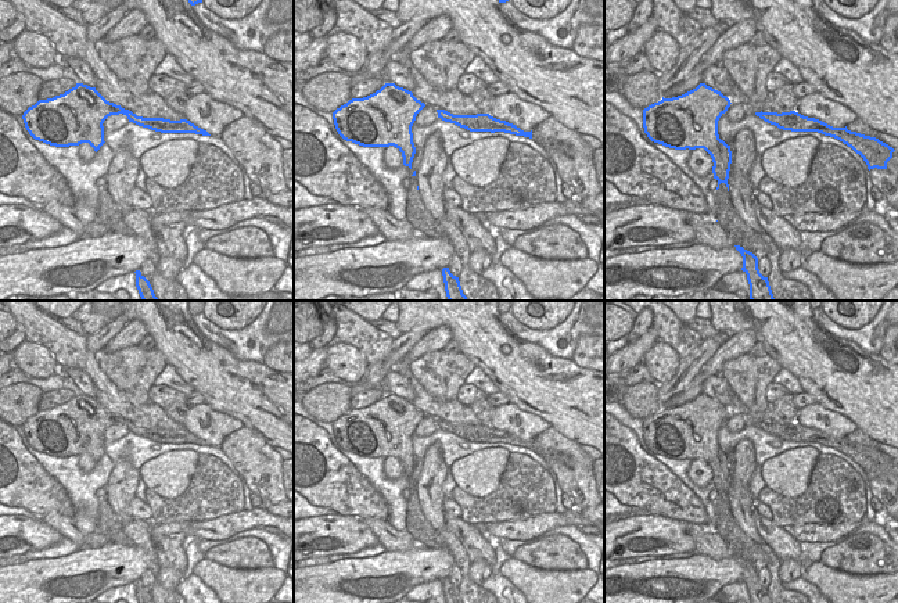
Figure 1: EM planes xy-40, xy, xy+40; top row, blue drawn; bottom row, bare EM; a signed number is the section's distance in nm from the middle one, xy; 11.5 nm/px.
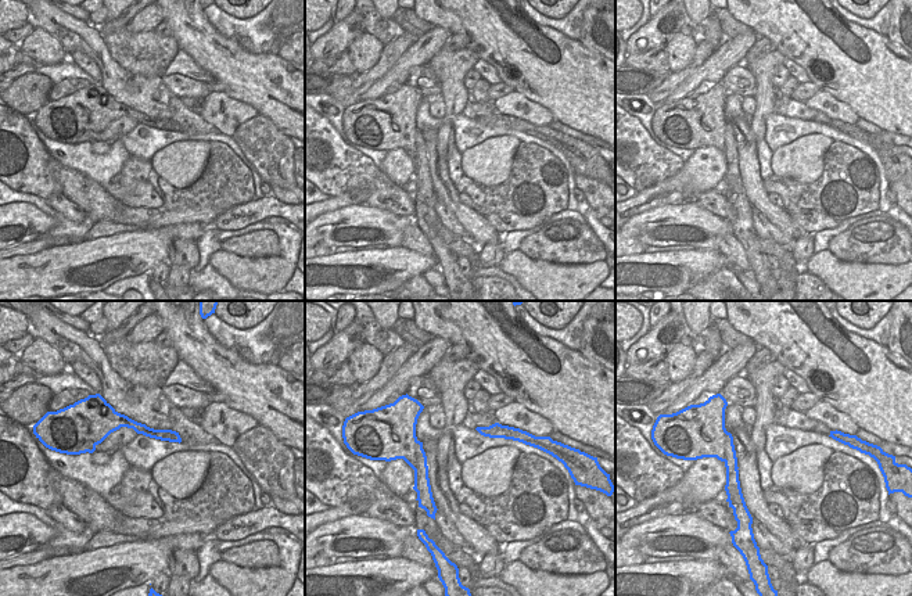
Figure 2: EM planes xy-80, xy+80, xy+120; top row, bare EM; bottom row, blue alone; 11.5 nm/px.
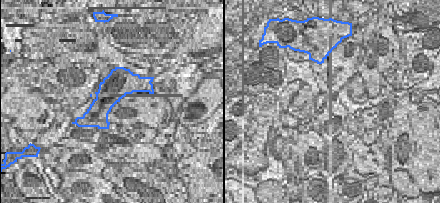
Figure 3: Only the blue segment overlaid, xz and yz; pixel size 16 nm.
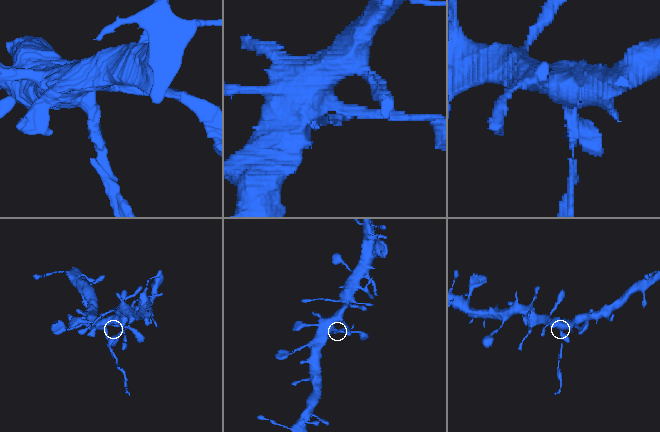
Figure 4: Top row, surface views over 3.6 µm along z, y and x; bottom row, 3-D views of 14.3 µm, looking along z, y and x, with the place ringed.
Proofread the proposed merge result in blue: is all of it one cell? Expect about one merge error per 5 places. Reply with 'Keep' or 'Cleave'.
Cleave.

